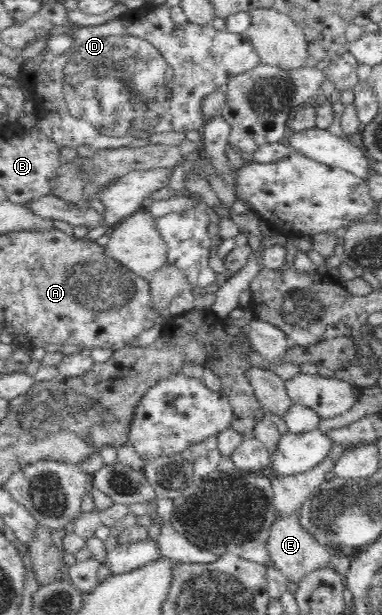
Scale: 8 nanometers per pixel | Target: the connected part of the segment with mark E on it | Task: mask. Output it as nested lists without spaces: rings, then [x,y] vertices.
[[[299,511],[276,516],[269,528],[267,549],[272,559],[271,563],[276,565],[288,581],[295,583],[301,581],[309,571],[330,565],[330,559],[334,554],[299,522]]]

